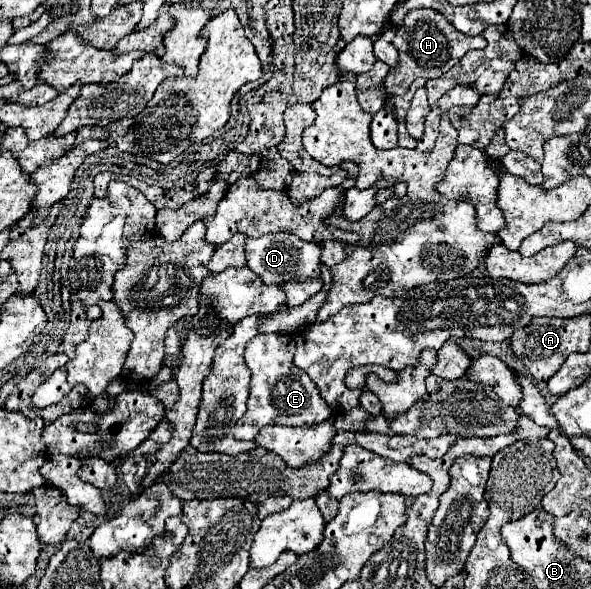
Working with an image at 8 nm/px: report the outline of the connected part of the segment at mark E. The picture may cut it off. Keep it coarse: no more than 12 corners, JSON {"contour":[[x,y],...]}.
{"contour":[[256,335],[248,411],[234,437],[332,417],[290,335]]}

